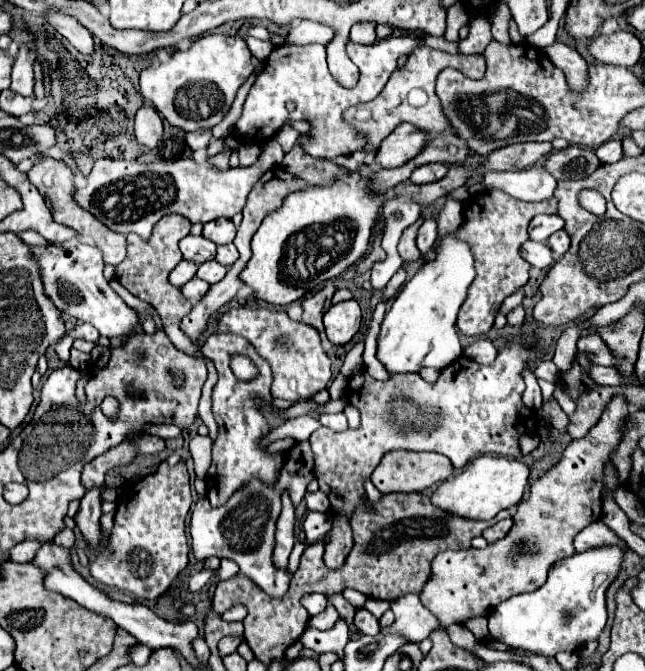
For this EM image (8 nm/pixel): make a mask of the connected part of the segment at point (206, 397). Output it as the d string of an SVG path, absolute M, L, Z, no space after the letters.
M204 358L206 360L206 364L208 364L208 380L206 380L206 384L204 384L204 388L202 388L202 398L200 398L200 406L198 406L198 416L200 416L200 420L208 426L208 430L210 430L210 438L212 440L216 440L216 434L218 434L218 426L216 426L216 422L214 422L214 418L212 418L212 400L210 400L210 392L212 392L212 386L216 384L216 368L214 368L214 364L212 364L212 360L208 360L208 358Z

